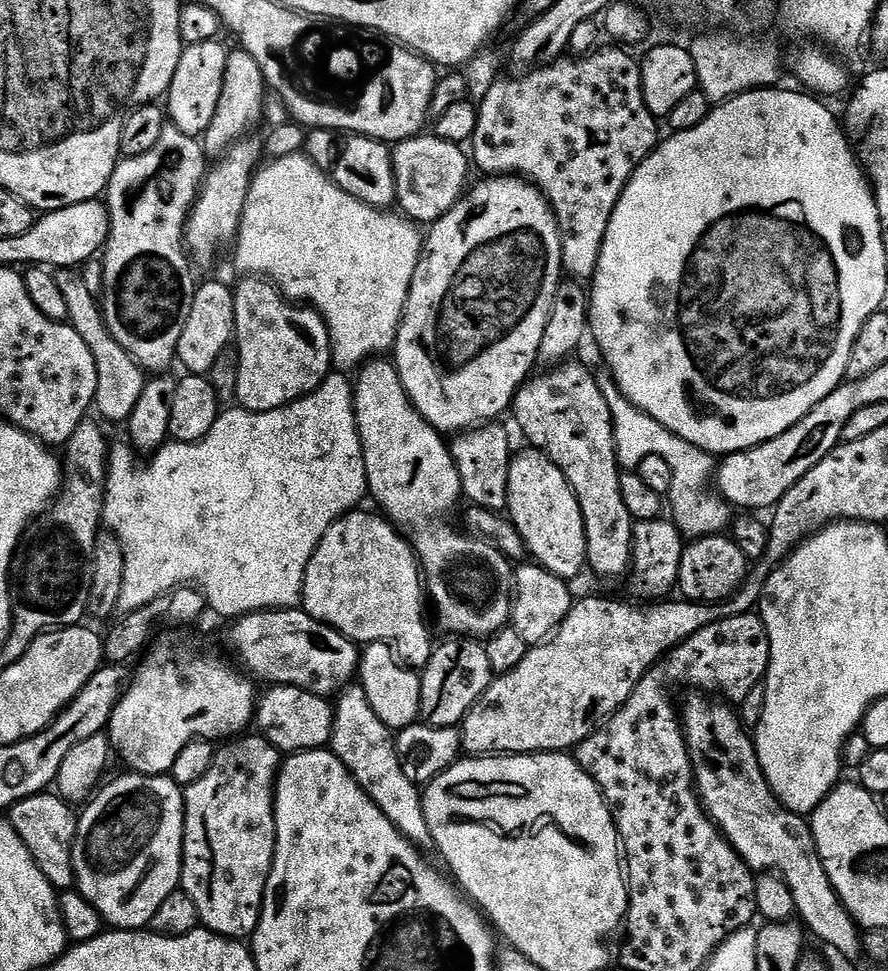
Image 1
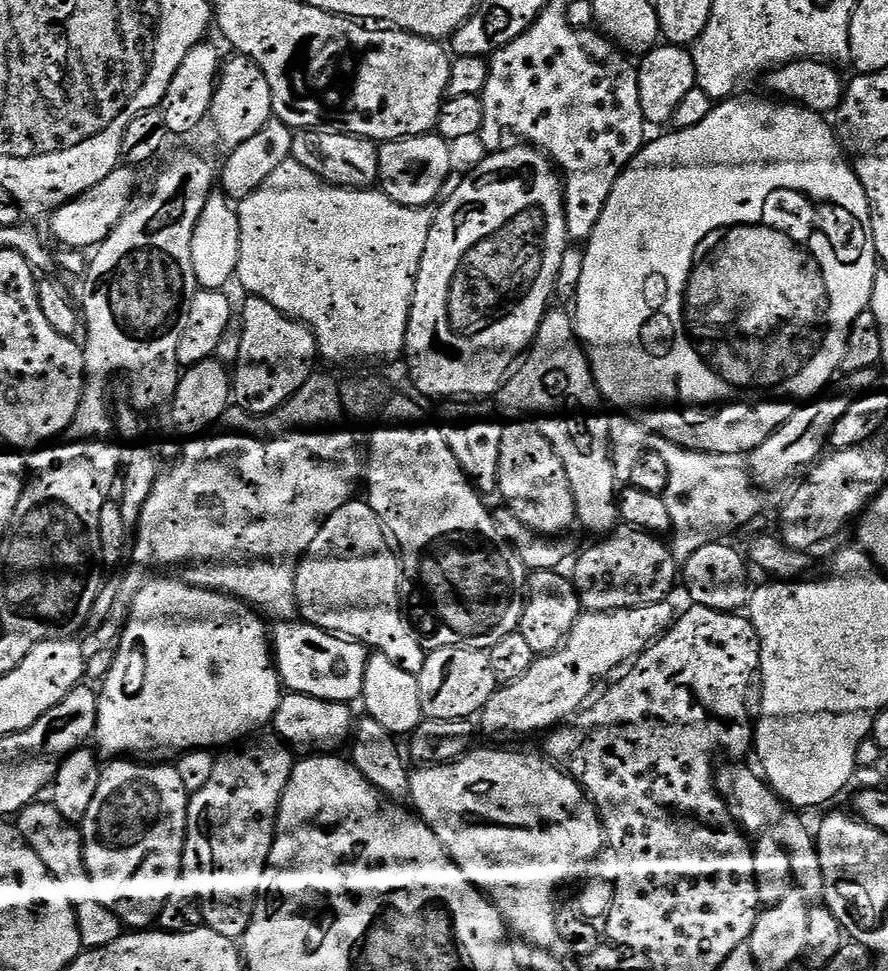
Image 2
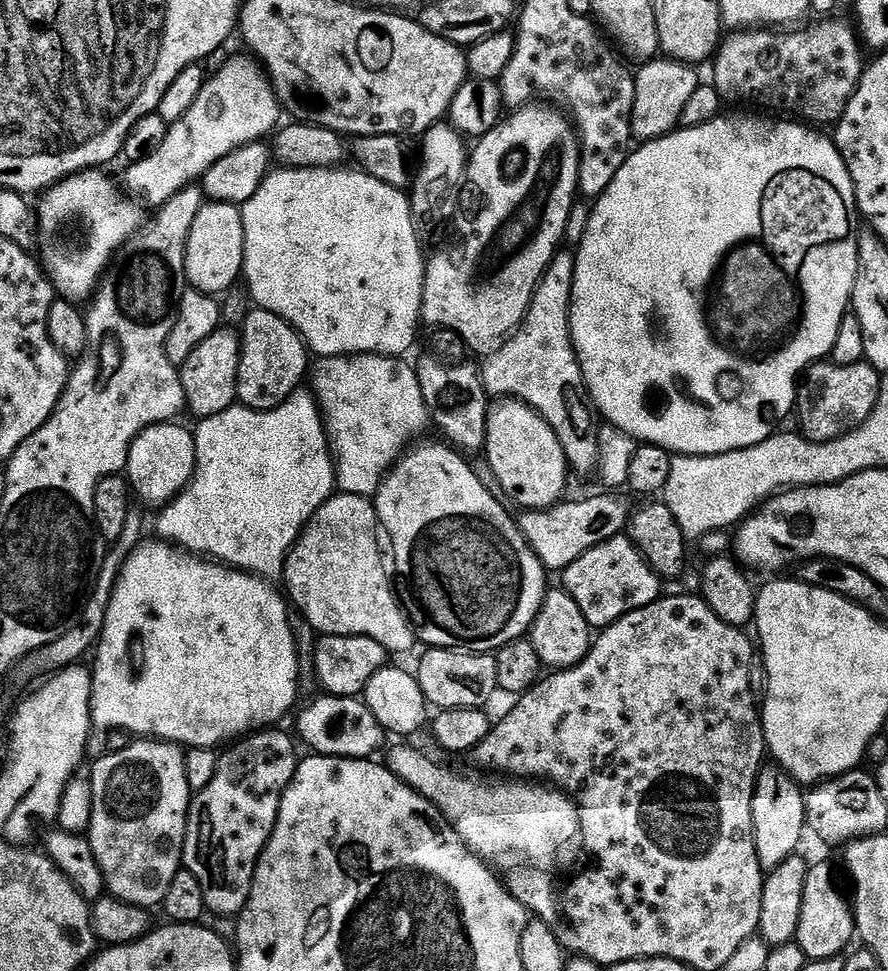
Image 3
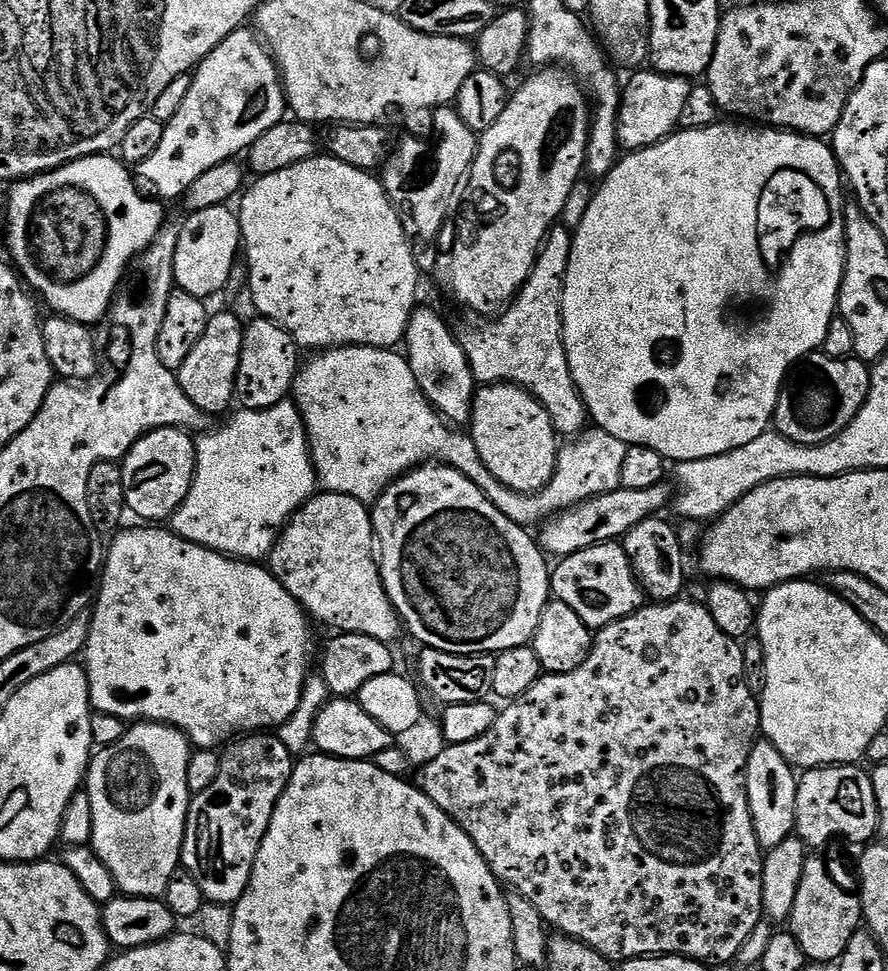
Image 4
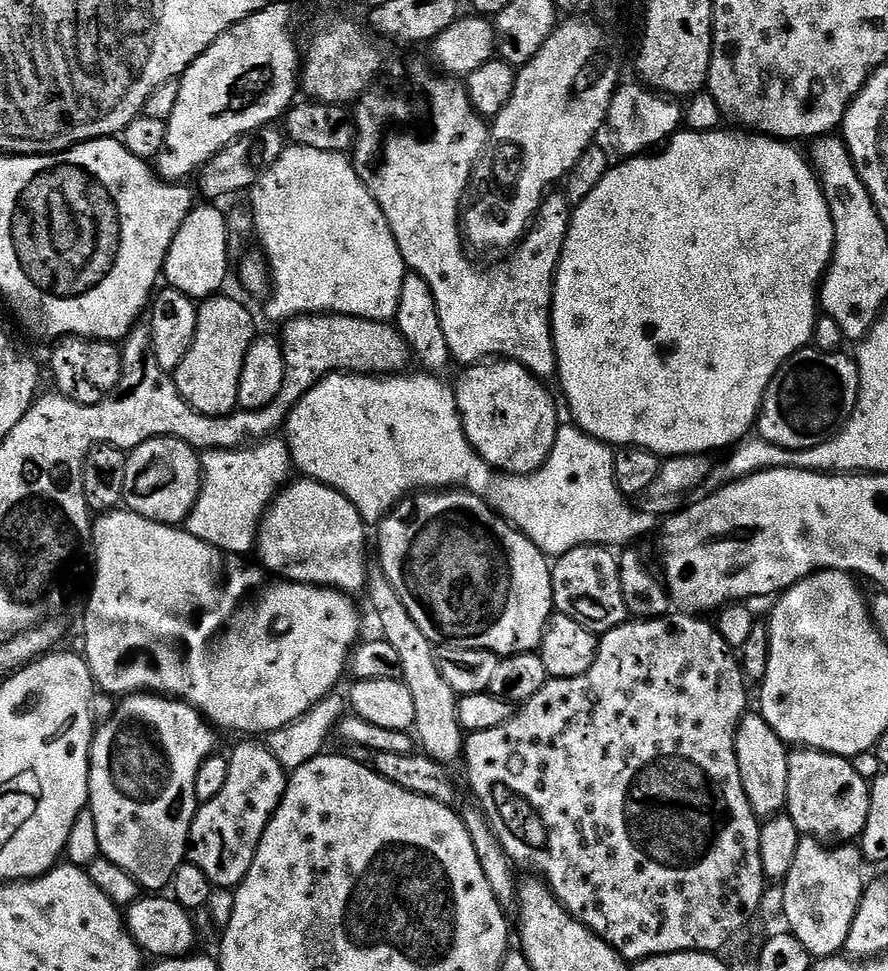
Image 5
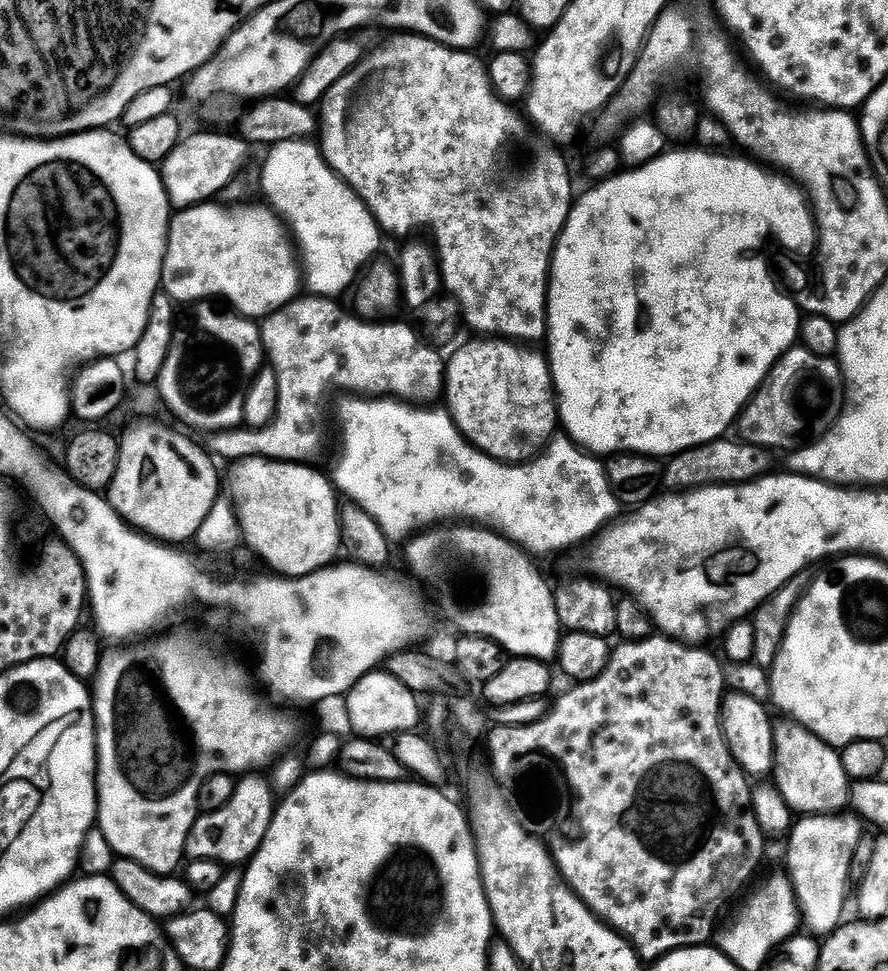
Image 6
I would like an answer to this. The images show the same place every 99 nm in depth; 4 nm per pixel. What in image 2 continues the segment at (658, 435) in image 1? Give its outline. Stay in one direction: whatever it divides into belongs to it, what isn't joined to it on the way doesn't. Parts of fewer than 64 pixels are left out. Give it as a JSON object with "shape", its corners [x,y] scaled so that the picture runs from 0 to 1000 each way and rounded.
{"shape":[[[703,433],[699,437],[688,438],[688,448],[698,452],[698,458],[689,461],[689,472],[694,476],[712,476],[725,465],[740,465],[747,471],[753,484],[753,496],[747,513],[750,525],[755,525],[755,563],[762,582],[773,580],[782,566],[791,566],[791,562],[807,559],[819,553],[815,552],[819,548],[845,539],[855,529],[860,515],[851,508],[854,503],[849,497],[847,483],[837,469],[782,465],[716,437]]]}

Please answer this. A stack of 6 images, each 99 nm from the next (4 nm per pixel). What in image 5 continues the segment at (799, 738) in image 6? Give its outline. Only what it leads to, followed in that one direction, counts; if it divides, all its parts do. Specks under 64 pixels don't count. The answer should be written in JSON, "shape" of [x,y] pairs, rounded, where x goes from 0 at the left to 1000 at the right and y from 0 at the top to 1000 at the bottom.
{"shape":[[[920,770],[889,773],[887,827],[885,839],[899,851],[902,862],[922,865],[934,871],[970,864],[979,841],[981,814],[979,804],[963,793],[959,783],[922,774]]]}

